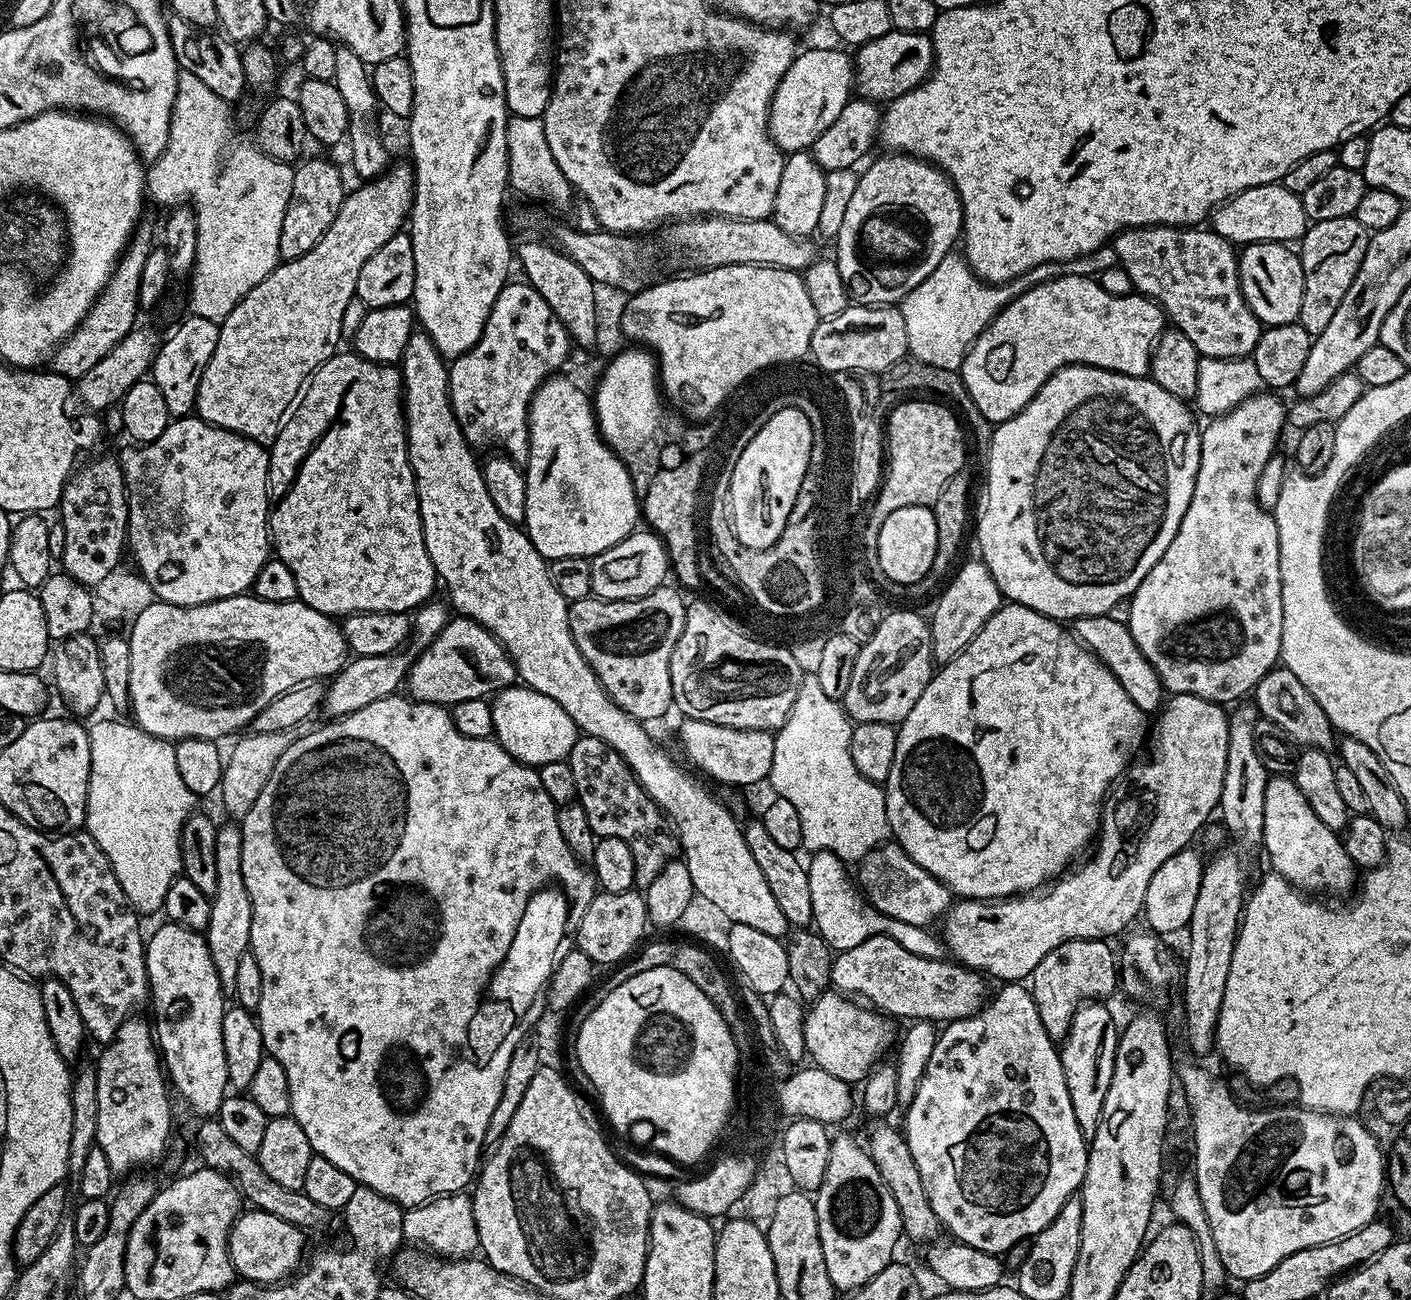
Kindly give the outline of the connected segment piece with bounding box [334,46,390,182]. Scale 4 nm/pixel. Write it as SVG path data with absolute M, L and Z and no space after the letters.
M340 46L337 47L336 54L334 83L338 94L342 94L348 111L346 144L347 147L352 147L352 168L361 176L361 181L375 180L388 171L390 159L388 160L388 148L380 137L380 128L376 125L376 112L379 113L381 107L372 89L370 68L362 58L358 58L358 54L354 54L354 50Z

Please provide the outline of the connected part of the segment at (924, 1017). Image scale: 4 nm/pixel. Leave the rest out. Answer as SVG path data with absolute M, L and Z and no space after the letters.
M890 936L870 937L860 946L839 953L832 962L831 987L835 991L849 998L859 998L865 1005L889 1017L905 1016L908 1022L939 1022L938 1020L951 1022L976 1015L986 1004L983 982L985 983L981 973L973 972L948 958L931 960L918 957Z

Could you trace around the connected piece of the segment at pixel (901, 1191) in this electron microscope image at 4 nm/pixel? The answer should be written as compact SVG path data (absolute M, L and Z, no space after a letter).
M876 1122L868 1132L866 1151L868 1157L878 1166L878 1174L882 1174L882 1182L894 1194L894 1202L898 1202L901 1231L914 1240L933 1241L940 1232L940 1221L930 1206L930 1198L926 1198L926 1190L922 1186L922 1174L918 1174L918 1166L914 1166L914 1158L910 1154L910 1146L906 1142L903 1131L899 1127L887 1128L887 1123Z

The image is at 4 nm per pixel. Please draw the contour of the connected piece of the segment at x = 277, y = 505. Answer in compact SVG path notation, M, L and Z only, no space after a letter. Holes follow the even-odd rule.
M337 351L335 356L325 362L321 368L312 373L294 411L288 421L282 426L276 441L270 445L268 458L268 531L270 544L274 549L275 559L286 562L290 566L290 574L294 574L296 594L304 604L309 604L314 610L333 618L343 618L353 612L408 612L433 599L432 587L437 587L438 577L430 562L429 551L426 550L424 531L420 514L410 516L412 512L402 512L402 506L414 508L420 504L416 498L416 479L408 461L408 435L404 432L404 405L402 393L404 382L400 379L399 367L387 364L375 364L366 358L356 355L355 351ZM378 496L382 496L384 508L401 508L396 512L388 512L392 516L378 516Z

